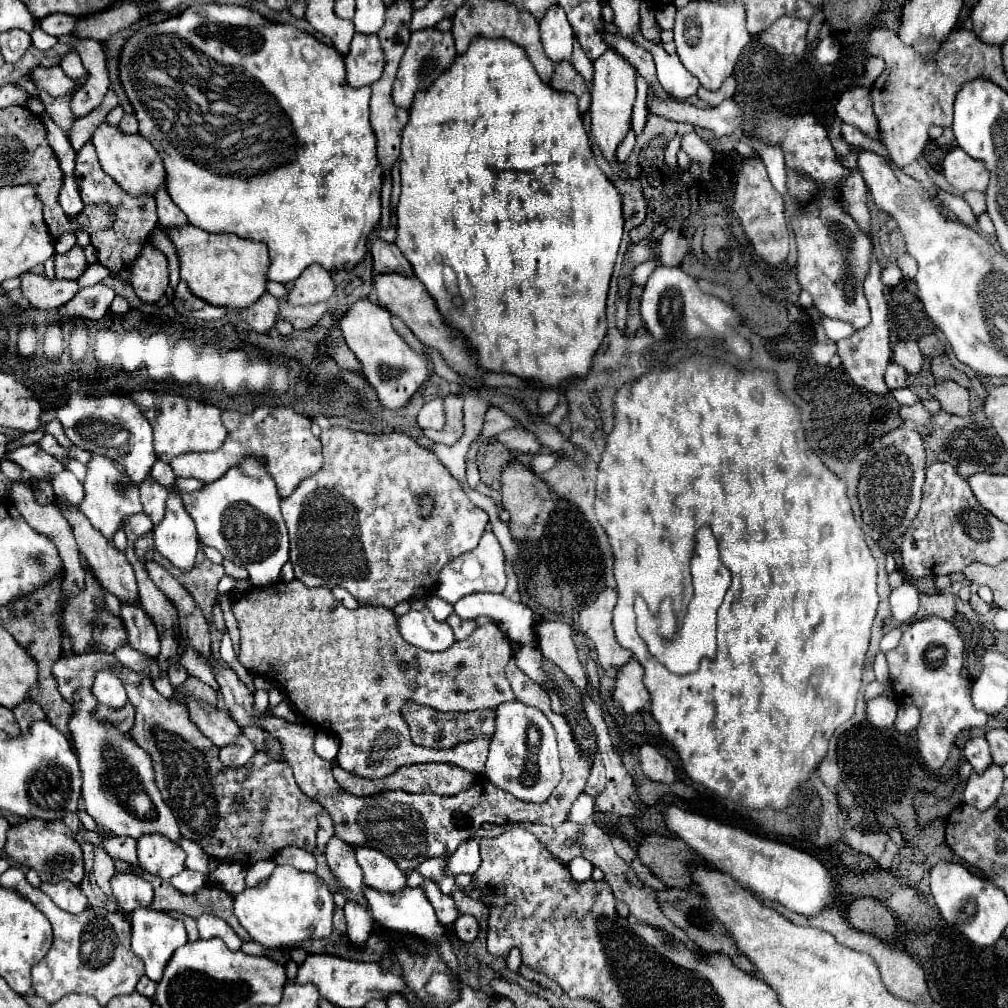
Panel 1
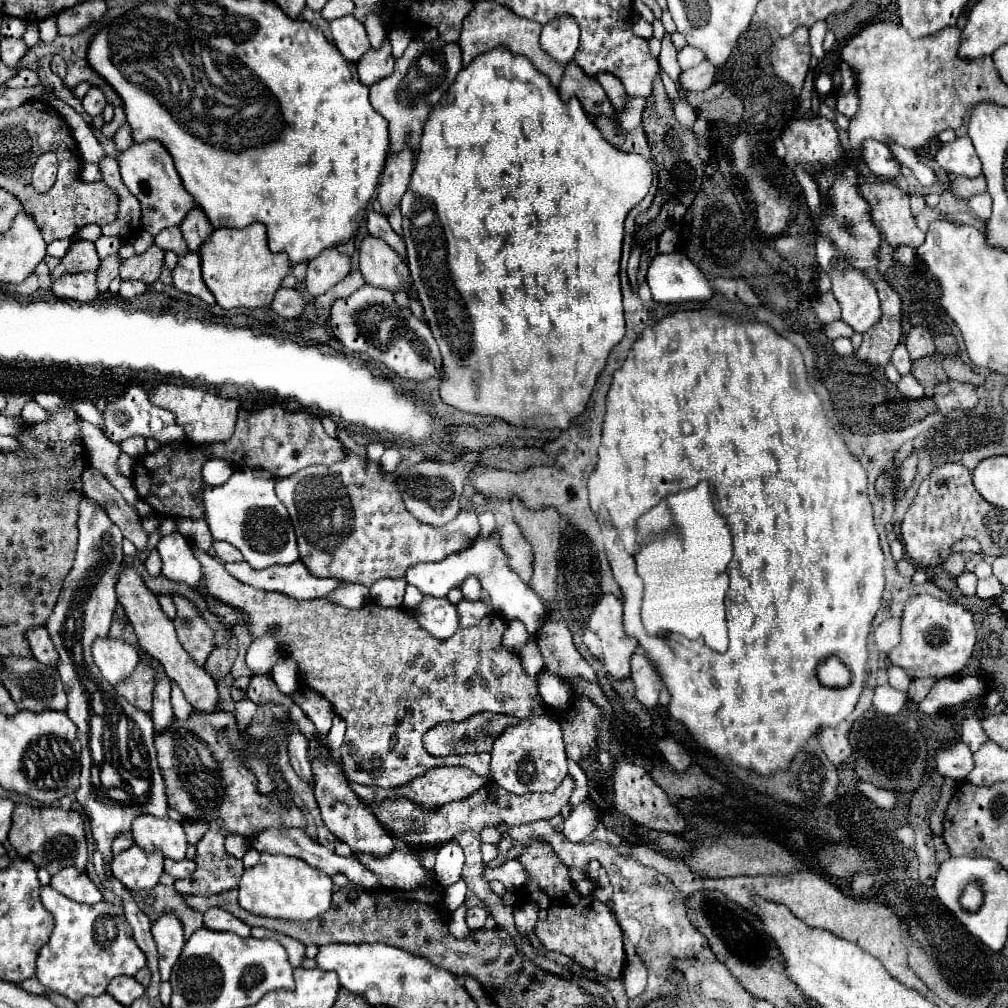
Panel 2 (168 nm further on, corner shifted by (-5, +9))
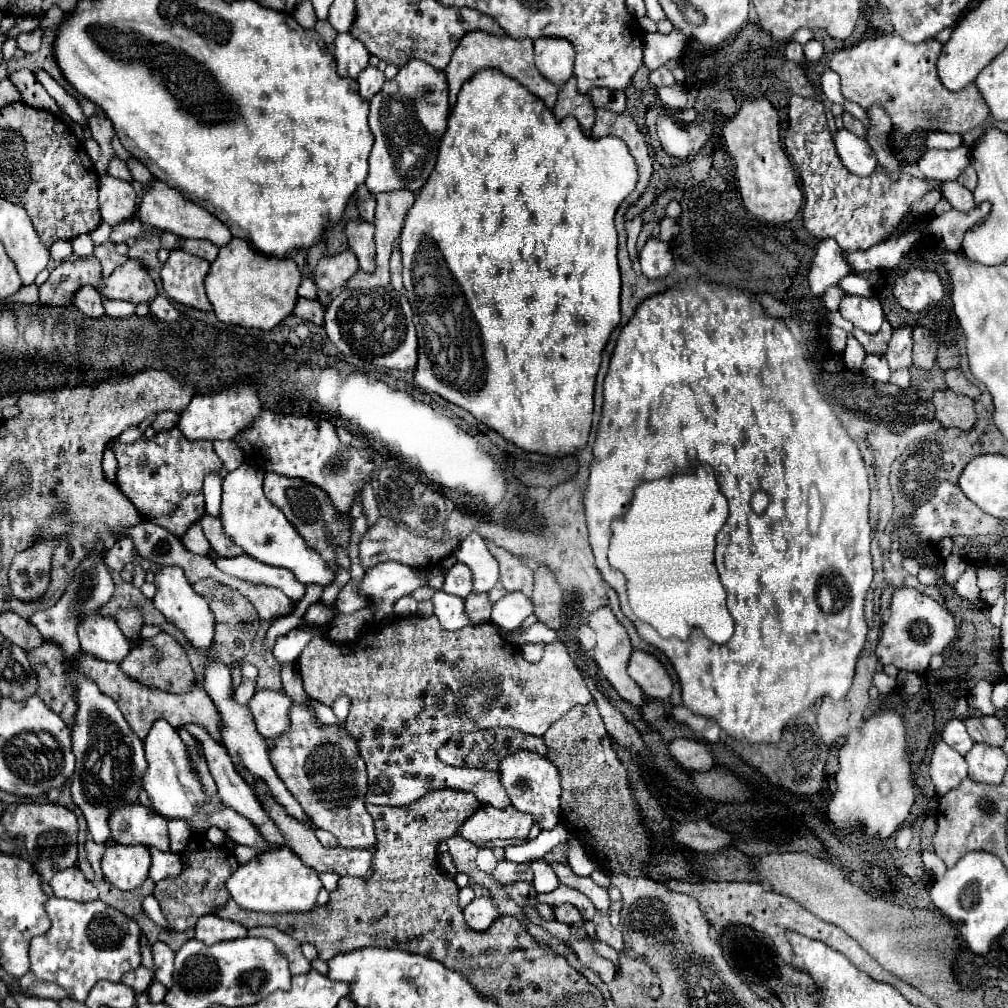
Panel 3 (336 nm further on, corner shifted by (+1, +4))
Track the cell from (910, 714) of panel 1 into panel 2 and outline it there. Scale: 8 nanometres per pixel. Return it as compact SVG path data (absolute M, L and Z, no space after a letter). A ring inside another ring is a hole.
M949 678L937 682L931 692L925 696L925 700L919 702L919 710L925 714L937 714L939 710L945 710L949 706L957 706L967 700L977 700L977 692L981 688L987 688L981 678Z

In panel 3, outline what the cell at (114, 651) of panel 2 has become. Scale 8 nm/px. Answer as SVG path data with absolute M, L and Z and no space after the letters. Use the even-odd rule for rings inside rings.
M91 613L91 617L83 617L79 621L79 641L81 649L91 653L101 661L121 663L131 649L131 643L119 631L117 623L111 617L103 617L101 613Z

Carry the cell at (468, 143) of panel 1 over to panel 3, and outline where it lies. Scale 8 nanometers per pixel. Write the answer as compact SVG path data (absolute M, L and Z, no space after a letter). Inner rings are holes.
M491 69L475 73L475 77L471 77L459 93L457 105L449 115L447 131L439 145L437 165L423 189L415 195L415 203L409 209L401 231L403 281L419 337L419 361L413 371L415 385L463 407L477 421L485 423L489 429L497 431L521 449L529 449L531 453L565 457L583 449L591 431L593 391L601 365L601 351L621 319L621 275L617 265L617 231L613 217L623 199L633 191L635 183L635 161L619 137L607 135L603 139L591 139L579 129L575 117L567 117L559 123L553 111L547 109L537 97L531 97L531 93L527 93L527 89L523 89L523 85L515 79Z

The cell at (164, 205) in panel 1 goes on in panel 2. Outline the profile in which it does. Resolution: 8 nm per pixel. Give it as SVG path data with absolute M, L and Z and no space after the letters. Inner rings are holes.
M195 208L181 222L181 232L183 232L185 240L187 240L187 246L195 252L207 240L207 236L213 232L213 226L209 224L207 216L199 208Z

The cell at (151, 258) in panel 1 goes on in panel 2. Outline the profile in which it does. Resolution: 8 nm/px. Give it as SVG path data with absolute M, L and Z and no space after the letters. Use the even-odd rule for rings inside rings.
M151 246L147 252L139 256L131 256L121 264L121 280L141 280L145 284L153 284L163 268L163 258L165 250L159 246Z

